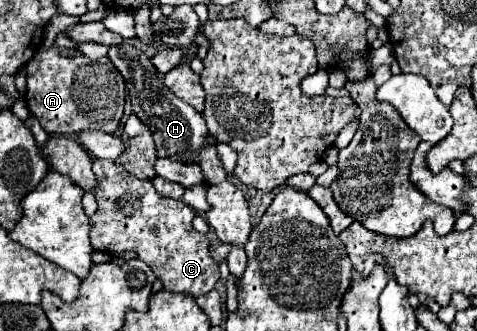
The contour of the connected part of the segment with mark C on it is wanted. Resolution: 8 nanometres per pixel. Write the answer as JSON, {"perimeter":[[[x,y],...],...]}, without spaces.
{"perimeter":[[[95,158],[93,174],[97,178],[95,198],[99,204],[97,212],[89,218],[93,250],[113,254],[135,250],[169,292],[185,292],[197,298],[215,288],[215,282],[221,276],[219,266],[209,254],[207,236],[191,226],[191,220],[195,218],[191,206],[183,200],[157,194],[151,180],[139,180],[121,164],[109,160]]]}

